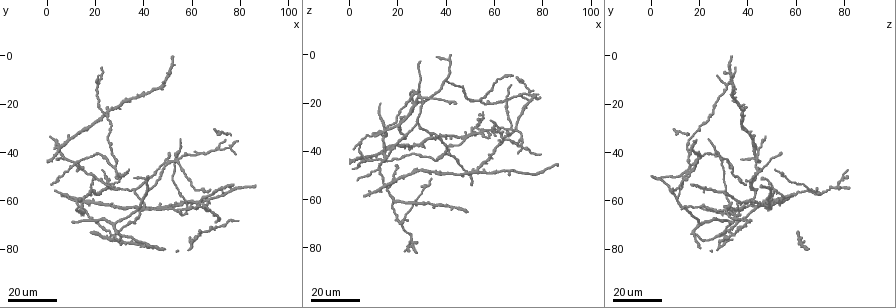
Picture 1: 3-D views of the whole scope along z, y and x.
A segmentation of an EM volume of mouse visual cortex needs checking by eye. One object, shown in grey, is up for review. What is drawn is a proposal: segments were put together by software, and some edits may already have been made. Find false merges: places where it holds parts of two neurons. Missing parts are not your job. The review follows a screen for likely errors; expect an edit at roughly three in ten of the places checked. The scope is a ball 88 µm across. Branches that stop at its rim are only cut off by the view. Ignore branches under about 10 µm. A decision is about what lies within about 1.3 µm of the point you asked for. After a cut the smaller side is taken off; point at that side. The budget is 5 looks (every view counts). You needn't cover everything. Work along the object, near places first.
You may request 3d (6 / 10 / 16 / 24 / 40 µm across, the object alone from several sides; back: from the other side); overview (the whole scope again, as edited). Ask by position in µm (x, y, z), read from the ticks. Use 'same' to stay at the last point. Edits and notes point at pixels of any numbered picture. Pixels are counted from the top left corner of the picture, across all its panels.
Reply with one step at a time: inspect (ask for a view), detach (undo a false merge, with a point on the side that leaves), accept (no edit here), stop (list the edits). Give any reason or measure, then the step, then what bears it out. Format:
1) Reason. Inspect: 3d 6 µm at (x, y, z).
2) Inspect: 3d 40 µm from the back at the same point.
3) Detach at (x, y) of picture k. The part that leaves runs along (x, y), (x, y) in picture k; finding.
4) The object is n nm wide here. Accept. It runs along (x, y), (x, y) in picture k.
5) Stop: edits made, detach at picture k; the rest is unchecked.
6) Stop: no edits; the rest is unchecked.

Branch point. Inspect: 3d 16 µm at (27, 46, 16).

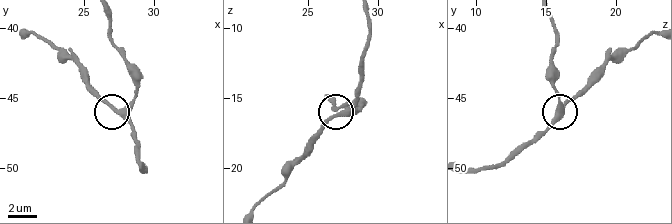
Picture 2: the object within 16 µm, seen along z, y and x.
Inspect: 3d 10 µm at (27.8, 45.8, 16.2).

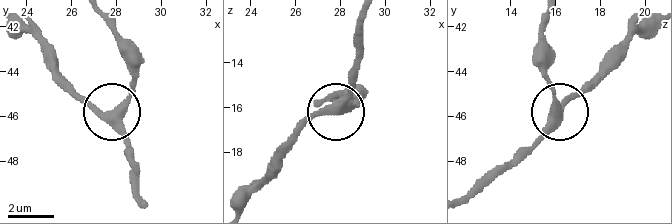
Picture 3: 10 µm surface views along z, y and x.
Accept. All the same neuron.

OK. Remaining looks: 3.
Three arms meet. Inspect: 3d 16 µm at (21, 57, 69).

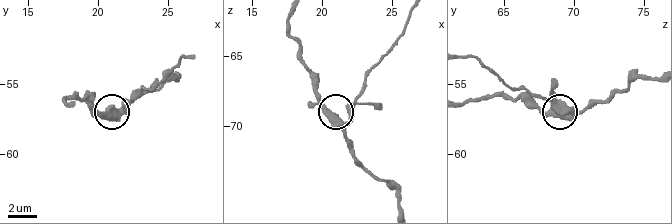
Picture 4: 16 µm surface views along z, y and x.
Zoom in. Inspect: 3d 6 µm at (21.4, 57.2, 70.0).

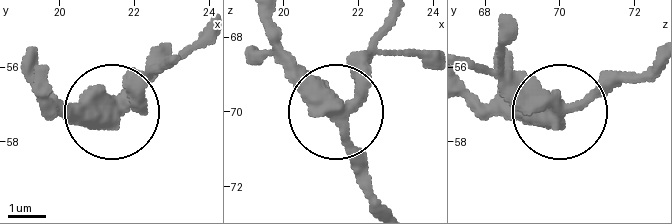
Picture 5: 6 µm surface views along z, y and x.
The object is 370 nm wide here. Detach at (146, 81) of picture 5. The part that leaves runs along (547, 95), (464, 66) in picture 5; a second neuron is stuck on.

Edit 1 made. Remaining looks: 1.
Stop: edits made, detach at picture 5; the rest is unchecked.

